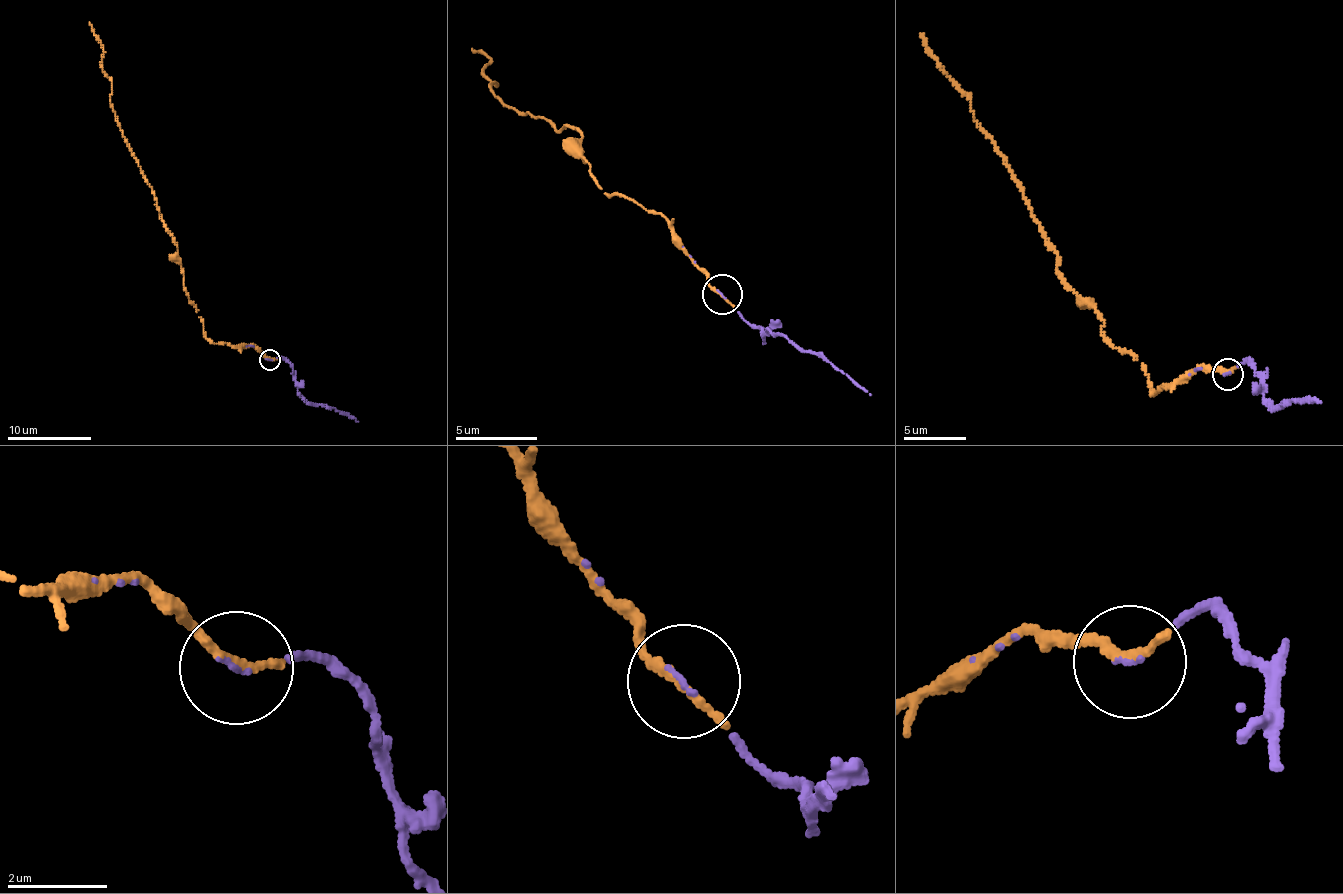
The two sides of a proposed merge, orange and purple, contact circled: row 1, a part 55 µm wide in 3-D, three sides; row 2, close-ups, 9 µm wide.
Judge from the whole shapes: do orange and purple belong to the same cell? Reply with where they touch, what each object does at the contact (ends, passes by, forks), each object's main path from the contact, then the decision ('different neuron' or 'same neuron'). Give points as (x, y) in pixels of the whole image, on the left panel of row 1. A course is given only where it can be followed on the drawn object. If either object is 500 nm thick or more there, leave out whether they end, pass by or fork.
at (269, 360); orange ends there; purple ends there; orange runs (270, 359), (253, 346), (208, 339), (186, 293), (173, 240), (110, 102), (103, 45), (89, 22); purple runs (270, 359), (277, 357), (288, 361), (295, 386), (308, 402), (349, 413), (358, 421); same neuron

